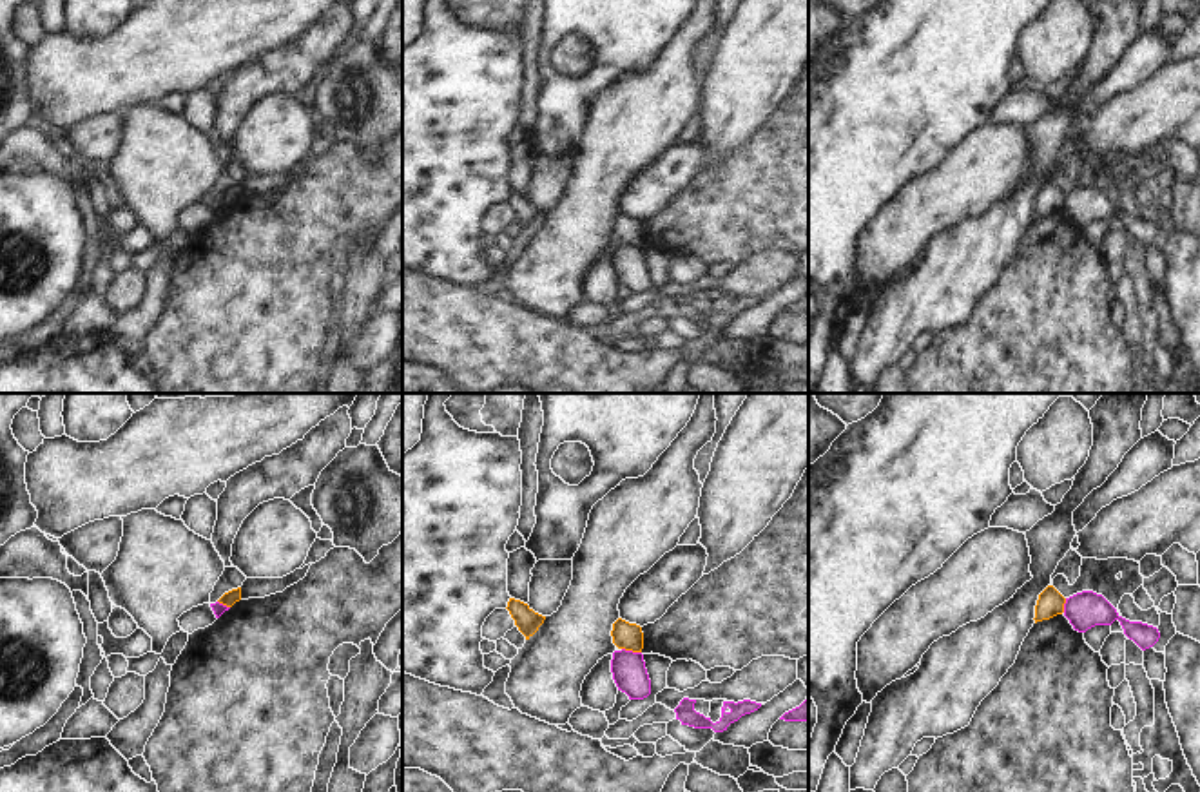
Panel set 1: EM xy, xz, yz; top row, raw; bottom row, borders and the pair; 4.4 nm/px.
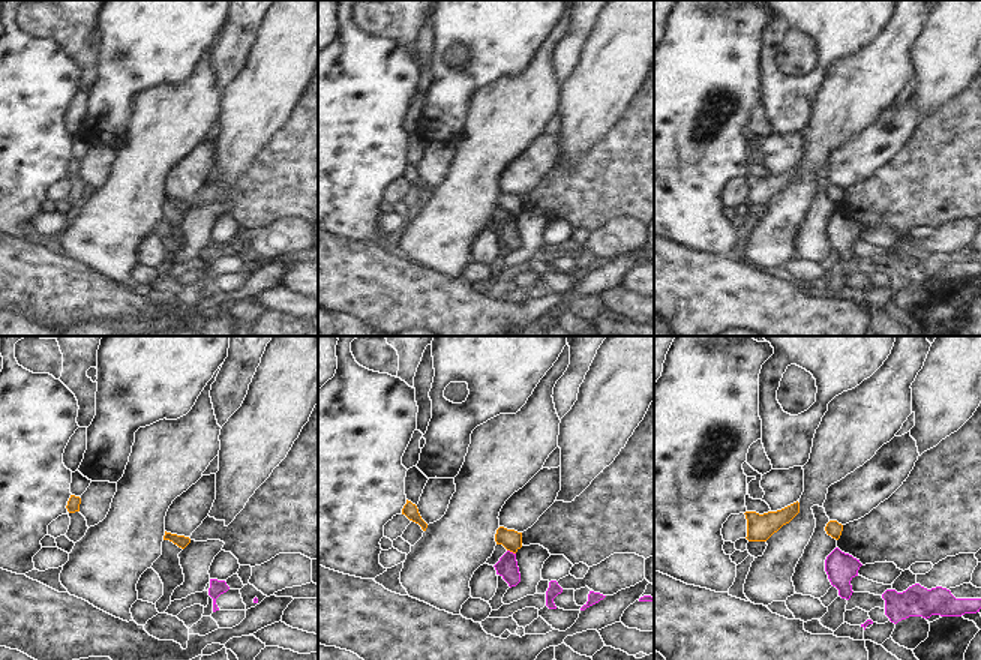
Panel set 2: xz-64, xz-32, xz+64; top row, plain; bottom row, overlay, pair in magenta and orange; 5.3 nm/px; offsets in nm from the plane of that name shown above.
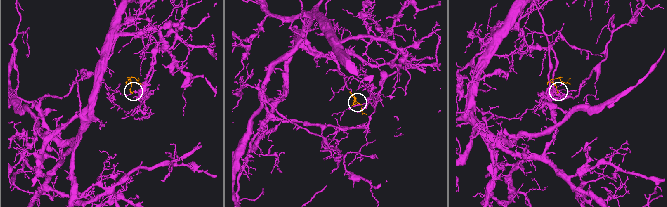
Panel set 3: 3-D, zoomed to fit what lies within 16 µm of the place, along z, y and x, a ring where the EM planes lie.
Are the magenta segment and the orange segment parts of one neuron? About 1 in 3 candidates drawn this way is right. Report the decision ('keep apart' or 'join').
keep apart

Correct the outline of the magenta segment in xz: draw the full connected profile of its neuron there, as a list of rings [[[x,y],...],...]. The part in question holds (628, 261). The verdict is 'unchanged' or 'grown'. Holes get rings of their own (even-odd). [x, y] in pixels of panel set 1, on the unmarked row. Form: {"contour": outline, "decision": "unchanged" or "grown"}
{"contour": [[[615,245],[611,266],[618,285],[625,286],[629,294],[644,294],[651,288],[651,274],[642,246]]], "decision": "unchanged"}

